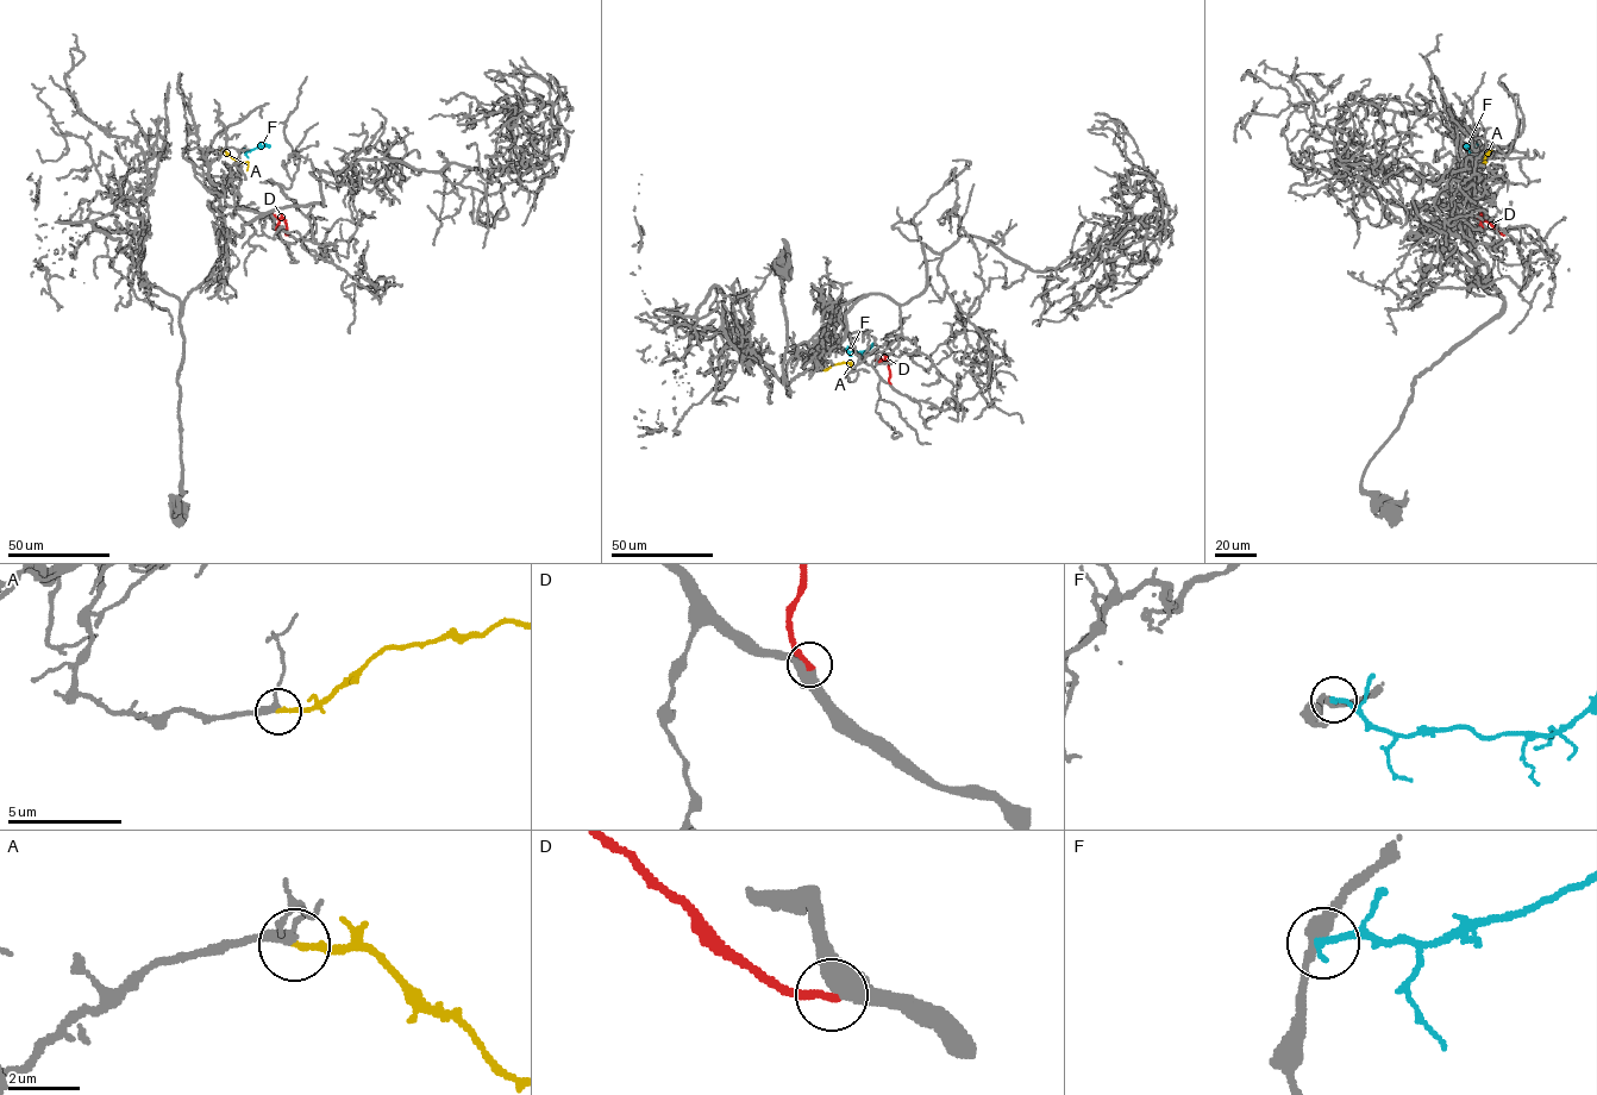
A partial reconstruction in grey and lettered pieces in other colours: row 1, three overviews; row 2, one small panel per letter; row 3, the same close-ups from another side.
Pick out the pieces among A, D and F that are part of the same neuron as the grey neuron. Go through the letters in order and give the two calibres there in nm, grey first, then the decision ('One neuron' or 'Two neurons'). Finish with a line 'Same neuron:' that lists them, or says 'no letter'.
A: Thickness 240 nm (grey) against 200 nm. One neuron
D: Thickness 480 nm (grey) against 240 nm. Two neurons
F: Thickness 320 nm (grey) against 200 nm. Two neurons
Same neuron: A

